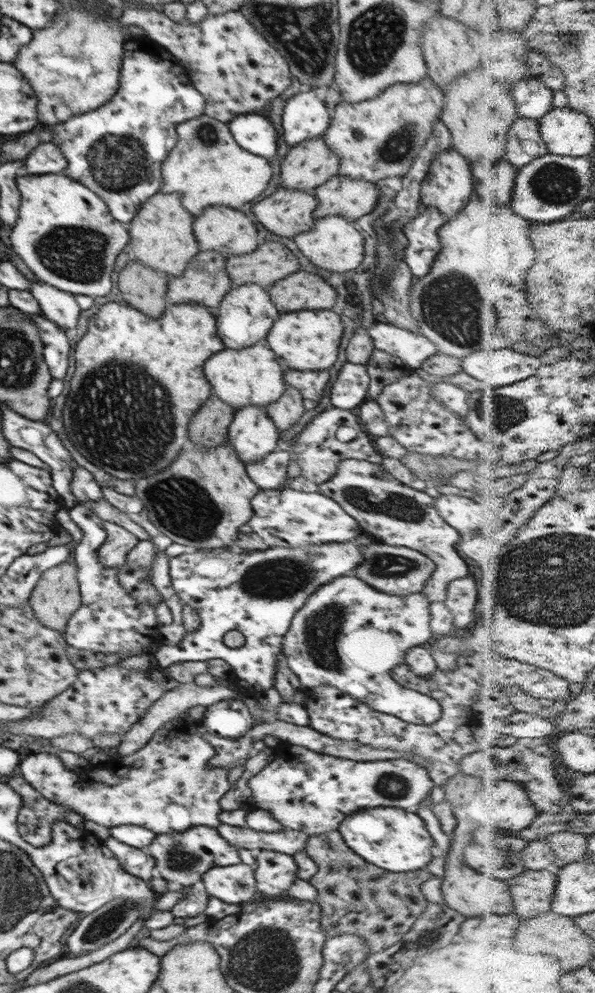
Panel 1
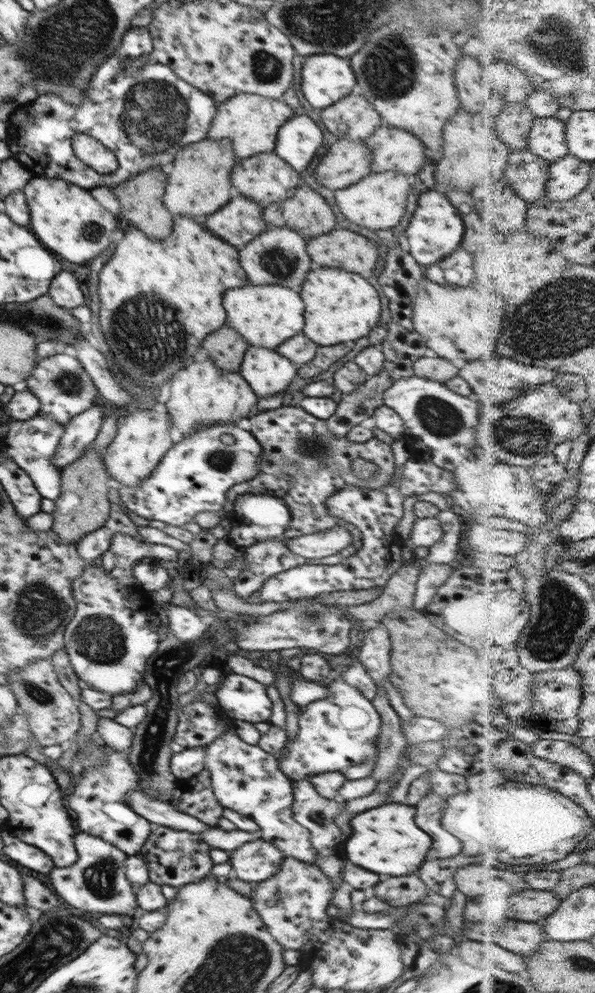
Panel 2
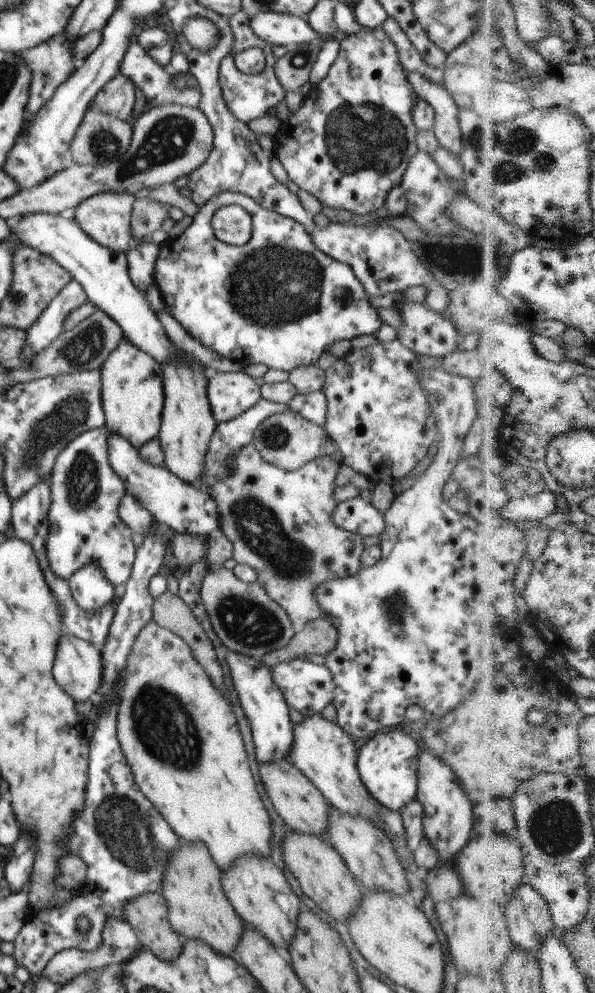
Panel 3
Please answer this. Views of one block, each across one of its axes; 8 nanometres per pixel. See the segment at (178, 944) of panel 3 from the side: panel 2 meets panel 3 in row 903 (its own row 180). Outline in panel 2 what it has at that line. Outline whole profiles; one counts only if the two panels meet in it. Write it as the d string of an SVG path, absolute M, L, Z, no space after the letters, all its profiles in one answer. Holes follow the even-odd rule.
M148 168L146 172L138 172L130 176L126 182L113 187L113 192L120 200L119 218L128 221L134 229L142 230L150 240L164 240L173 229L173 215L164 206L163 196L167 185L167 170Z

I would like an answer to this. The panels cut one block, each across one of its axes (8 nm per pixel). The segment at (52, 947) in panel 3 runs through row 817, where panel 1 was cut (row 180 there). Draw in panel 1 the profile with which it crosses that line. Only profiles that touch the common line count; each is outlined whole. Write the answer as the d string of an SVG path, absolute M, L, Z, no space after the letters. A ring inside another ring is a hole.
M137 36L124 44L117 93L104 106L56 124L51 130L52 143L62 149L68 161L62 174L93 190L107 204L115 220L128 225L141 204L164 186L162 161L178 141L177 126L204 114L204 97L193 88L184 66L154 40Z

